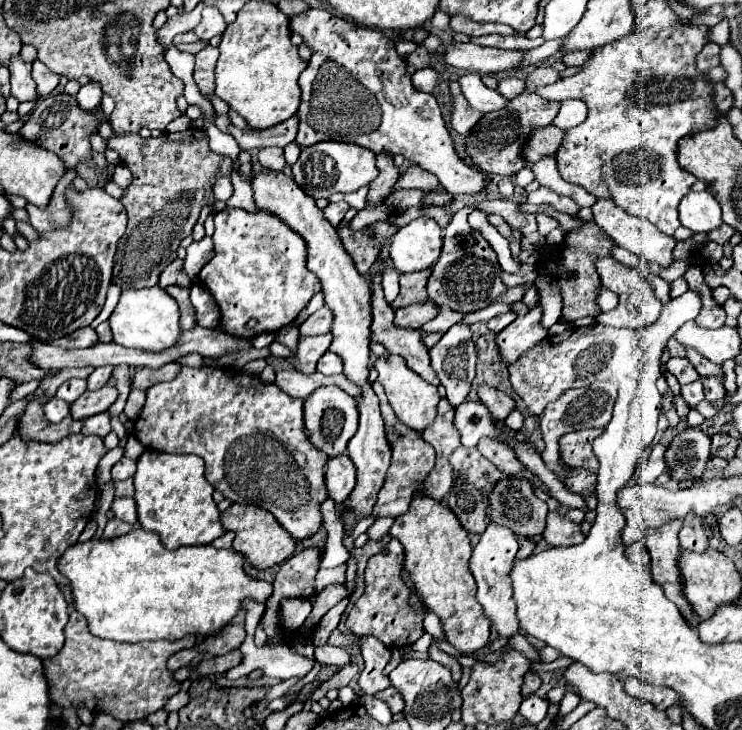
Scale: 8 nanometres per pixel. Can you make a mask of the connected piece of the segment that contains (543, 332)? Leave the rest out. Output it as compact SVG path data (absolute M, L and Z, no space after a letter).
M541 305L531 307L529 313L517 317L509 327L497 335L497 345L505 363L513 363L525 349L531 349L547 337L547 329L541 325Z

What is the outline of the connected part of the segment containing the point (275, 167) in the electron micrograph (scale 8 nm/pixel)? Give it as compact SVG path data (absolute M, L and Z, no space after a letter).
M269 147L259 151L259 163L263 165L263 169L269 169L269 171L283 171L287 165L283 157L283 149L279 147Z

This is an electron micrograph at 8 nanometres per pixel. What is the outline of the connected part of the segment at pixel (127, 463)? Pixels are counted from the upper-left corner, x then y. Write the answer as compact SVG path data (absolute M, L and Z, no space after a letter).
M123 457L123 459L111 469L111 477L113 477L113 481L125 481L125 479L133 477L133 475L135 475L135 467L137 467L137 463L135 463L133 459Z

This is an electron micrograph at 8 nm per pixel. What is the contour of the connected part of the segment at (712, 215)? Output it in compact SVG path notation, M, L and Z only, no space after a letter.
M691 191L679 205L679 221L693 233L709 233L723 223L721 207L709 191Z

